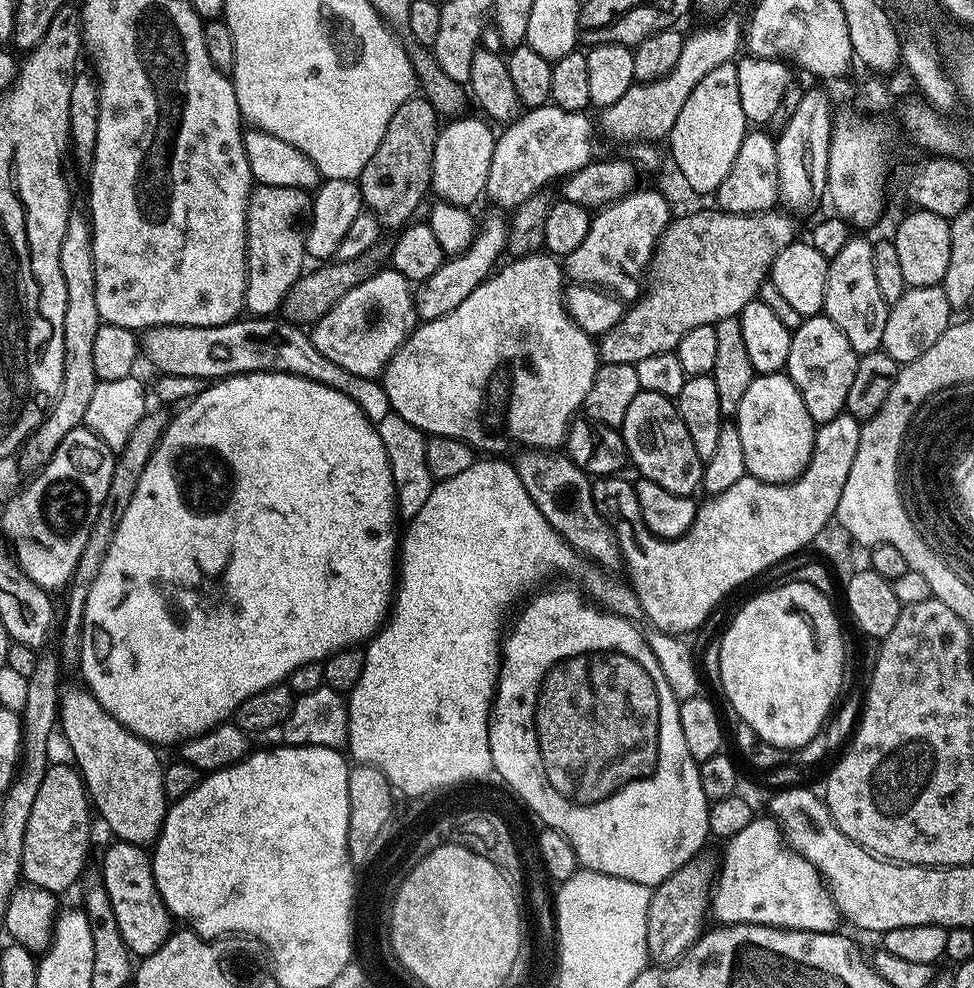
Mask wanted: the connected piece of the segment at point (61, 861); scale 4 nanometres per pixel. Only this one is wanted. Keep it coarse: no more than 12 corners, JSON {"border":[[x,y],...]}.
{"border":[[52,762],[30,809],[23,879],[63,894],[94,827],[84,778]]}

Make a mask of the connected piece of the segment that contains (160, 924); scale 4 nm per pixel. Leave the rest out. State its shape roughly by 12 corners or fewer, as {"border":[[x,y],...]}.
{"border":[[109,843],[102,883],[133,957],[154,954],[174,922],[141,845]]}

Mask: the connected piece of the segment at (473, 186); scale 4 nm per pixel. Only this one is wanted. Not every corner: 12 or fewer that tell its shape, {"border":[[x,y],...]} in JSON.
{"border":[[487,119],[436,133],[432,188],[452,204],[485,195],[497,133]]}

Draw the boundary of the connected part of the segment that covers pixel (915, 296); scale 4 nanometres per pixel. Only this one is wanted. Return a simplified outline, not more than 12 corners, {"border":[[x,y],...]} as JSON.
{"border":[[943,286],[907,287],[888,309],[880,348],[922,358],[954,309]]}

